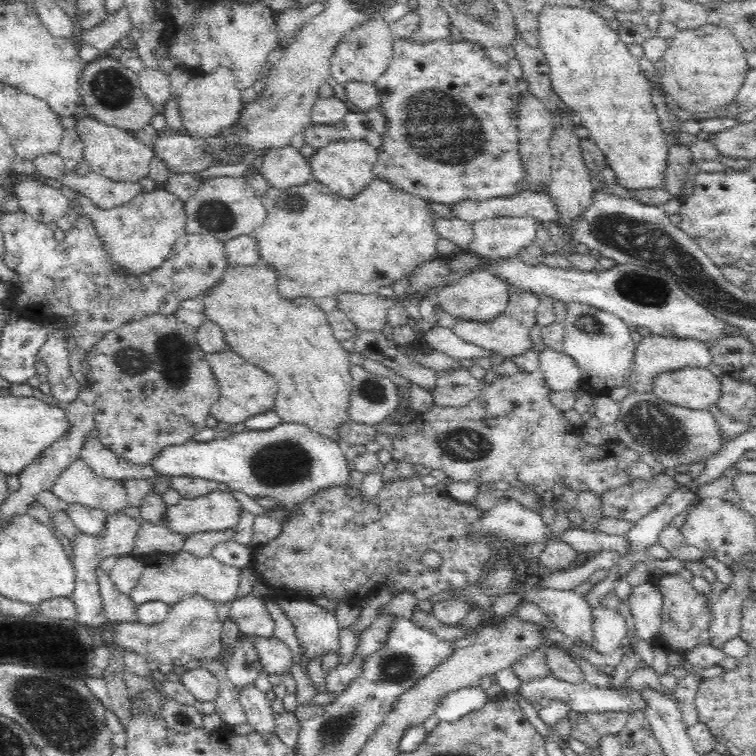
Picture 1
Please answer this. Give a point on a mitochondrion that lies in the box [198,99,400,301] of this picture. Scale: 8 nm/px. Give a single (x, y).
(296, 204)

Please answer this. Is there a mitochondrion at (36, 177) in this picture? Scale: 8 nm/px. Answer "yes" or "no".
no

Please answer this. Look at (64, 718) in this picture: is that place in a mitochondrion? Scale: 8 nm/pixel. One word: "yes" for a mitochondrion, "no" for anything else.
yes

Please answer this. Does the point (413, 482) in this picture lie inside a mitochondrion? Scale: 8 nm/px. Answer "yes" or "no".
no

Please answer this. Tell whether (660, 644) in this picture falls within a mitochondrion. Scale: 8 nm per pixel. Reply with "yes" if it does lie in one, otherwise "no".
no

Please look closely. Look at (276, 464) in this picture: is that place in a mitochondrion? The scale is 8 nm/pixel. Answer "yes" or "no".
yes

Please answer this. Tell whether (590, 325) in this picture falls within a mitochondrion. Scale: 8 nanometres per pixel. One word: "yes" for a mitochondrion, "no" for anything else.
yes

